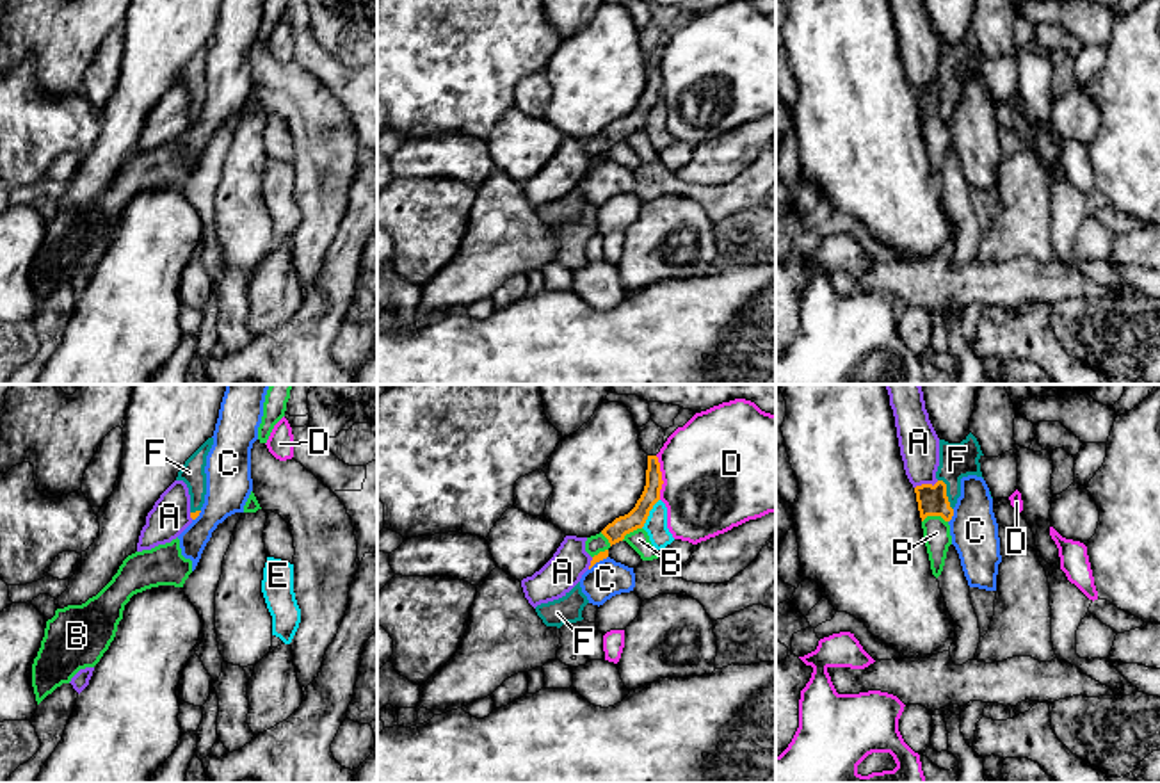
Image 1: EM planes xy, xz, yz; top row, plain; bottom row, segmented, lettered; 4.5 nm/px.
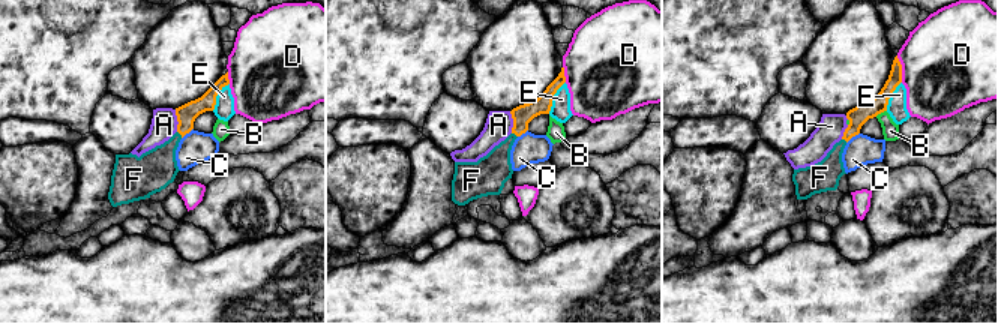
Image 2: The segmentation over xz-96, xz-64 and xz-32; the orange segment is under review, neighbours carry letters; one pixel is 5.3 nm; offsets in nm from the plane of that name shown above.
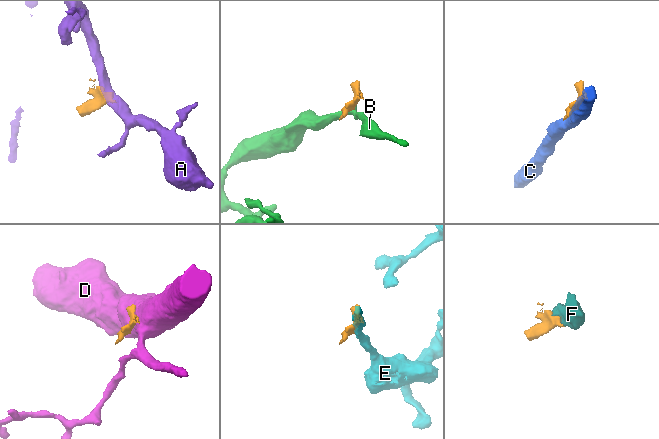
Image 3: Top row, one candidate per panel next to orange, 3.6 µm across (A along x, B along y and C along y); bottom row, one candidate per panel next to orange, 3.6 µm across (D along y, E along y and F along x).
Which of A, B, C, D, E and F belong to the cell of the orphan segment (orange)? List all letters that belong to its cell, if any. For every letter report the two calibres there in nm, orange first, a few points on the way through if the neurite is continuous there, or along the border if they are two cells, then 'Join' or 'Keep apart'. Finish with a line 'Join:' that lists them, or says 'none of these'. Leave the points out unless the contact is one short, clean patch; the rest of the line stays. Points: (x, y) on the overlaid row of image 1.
A: Thickness 140 nm (orange) against 180 nm. Boundary: yz (938, 481), (915, 488). Keep apart
B: Thickness 140 nm (orange) against 130 nm. Boundary: yz (947, 520), (927, 516), (922, 522). Keep apart
C: Thickness 140 nm (orange) against 220 nm. Boundary: yz (954, 509), (949, 522). Keep apart
D: Thickness 90 nm (orange) against 480 nm. Keep apart
E: Thickness 90 nm (orange) against 100 nm. Keep apart
F: Thickness 140 nm (orange) against 160 nm. Path across: yz (933, 500), (945, 493), (949, 472), (956, 460). Join
Join: F

